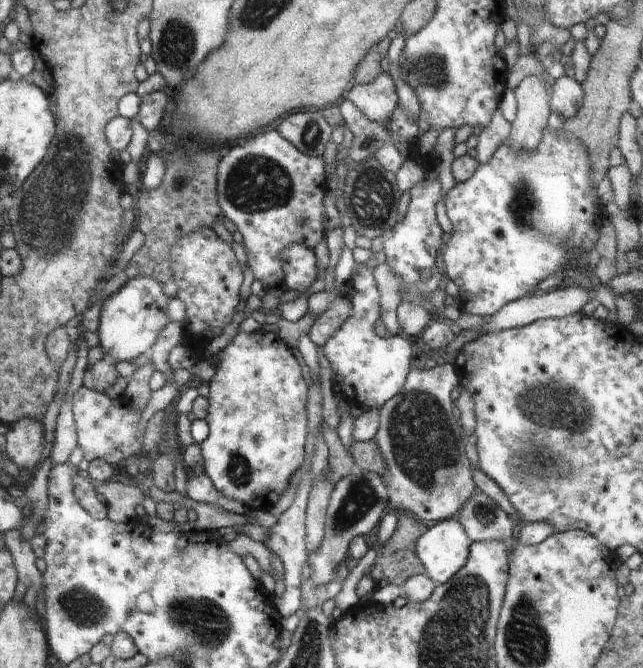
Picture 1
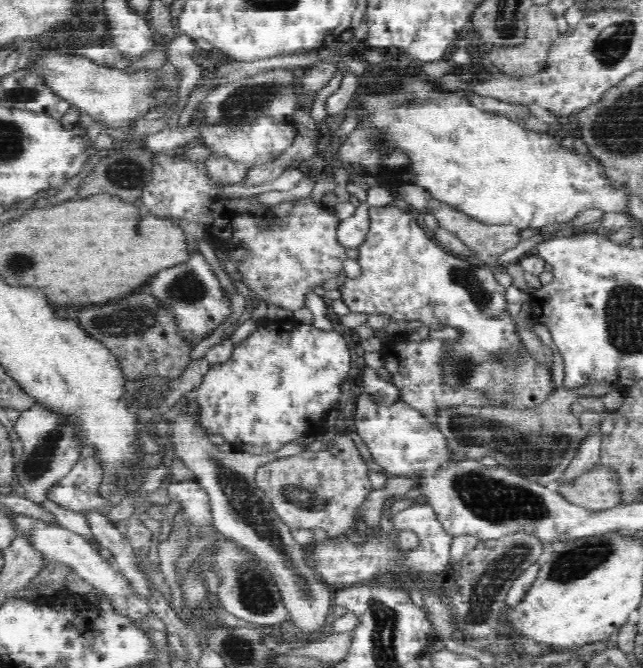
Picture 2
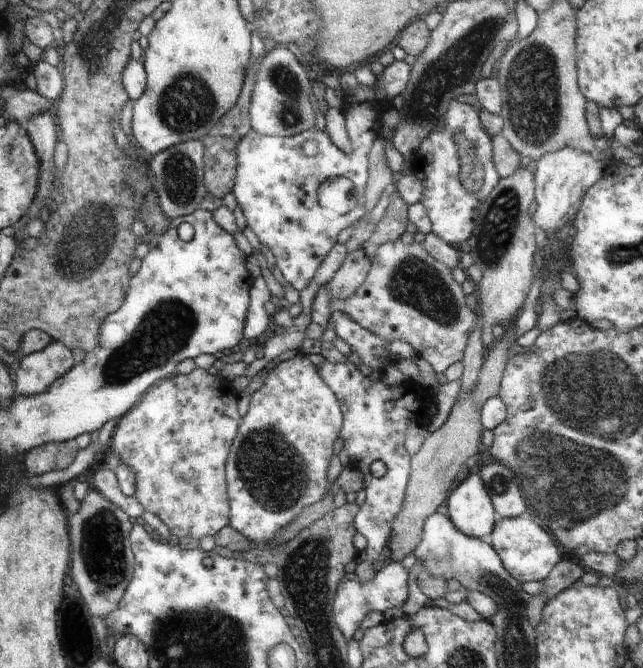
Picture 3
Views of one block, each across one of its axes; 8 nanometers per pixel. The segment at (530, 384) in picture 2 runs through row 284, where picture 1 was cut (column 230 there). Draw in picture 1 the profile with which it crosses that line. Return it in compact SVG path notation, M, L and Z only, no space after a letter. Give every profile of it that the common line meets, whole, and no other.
M261 329L250 334L238 332L237 336L217 354L216 374L210 380L208 416L205 420L210 435L201 443L201 471L215 484L224 498L236 500L249 511L270 508L290 486L290 478L302 467L304 442L308 434L306 402L308 388L302 380L300 364L292 350L276 333Z

